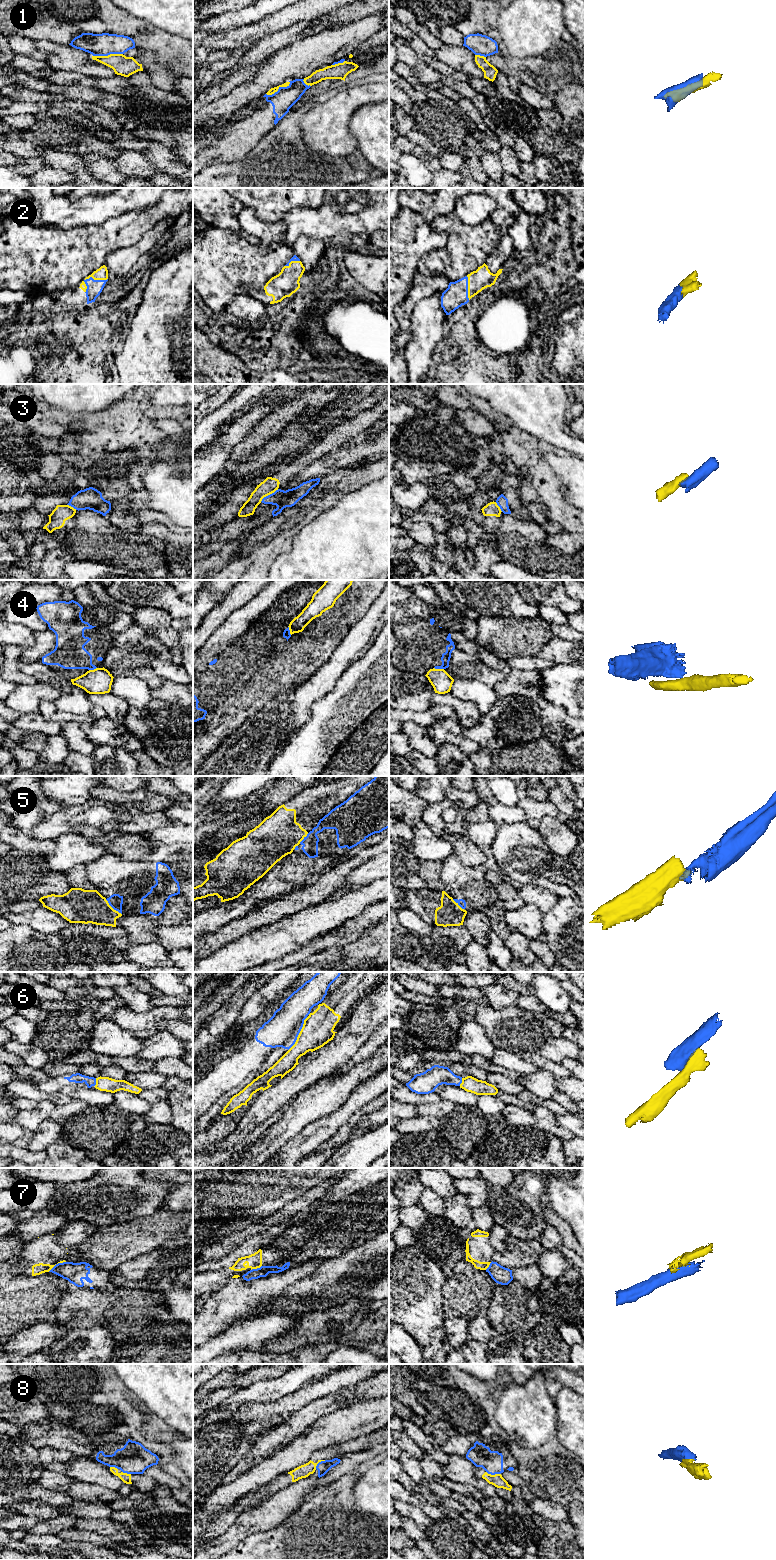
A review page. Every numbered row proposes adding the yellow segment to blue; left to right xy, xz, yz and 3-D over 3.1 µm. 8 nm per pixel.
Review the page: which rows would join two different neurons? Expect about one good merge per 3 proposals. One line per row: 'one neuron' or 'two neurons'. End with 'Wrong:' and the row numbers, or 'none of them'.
1: two neurons
2: one neuron
3: two neurons
4: two neurons
5: two neurons
6: two neurons
7: two neurons
8: two neurons
Wrong: 1, 3, 4, 5, 6, 7, 8

